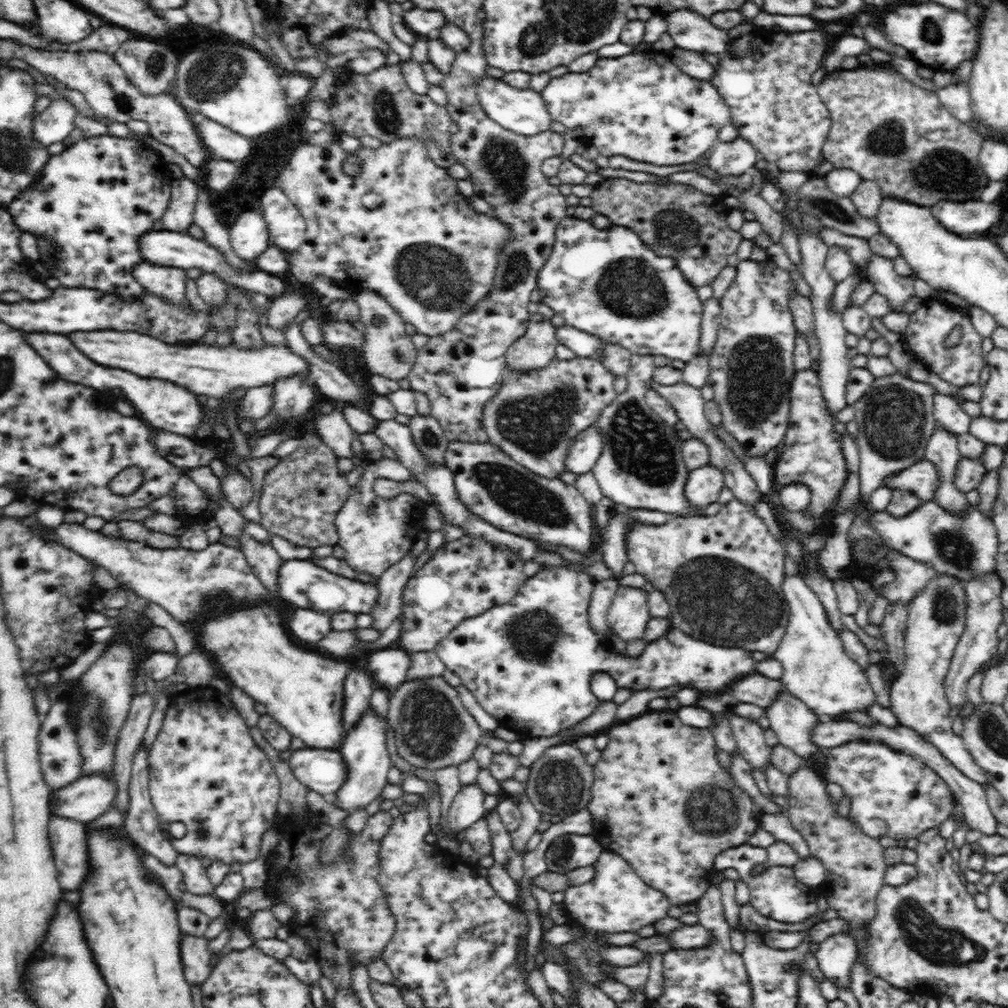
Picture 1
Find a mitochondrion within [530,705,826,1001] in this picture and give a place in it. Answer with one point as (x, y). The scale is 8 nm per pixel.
(713, 811)

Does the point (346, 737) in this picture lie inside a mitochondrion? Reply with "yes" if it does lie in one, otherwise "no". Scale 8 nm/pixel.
no

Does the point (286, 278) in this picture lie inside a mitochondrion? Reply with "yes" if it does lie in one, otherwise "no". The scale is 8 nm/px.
no

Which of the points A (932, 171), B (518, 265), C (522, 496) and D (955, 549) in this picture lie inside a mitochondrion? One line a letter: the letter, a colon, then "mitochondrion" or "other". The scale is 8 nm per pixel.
A: mitochondrion
B: mitochondrion
C: mitochondrion
D: mitochondrion

